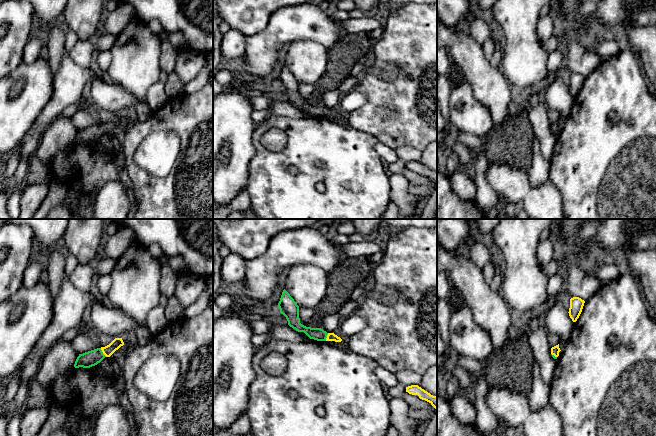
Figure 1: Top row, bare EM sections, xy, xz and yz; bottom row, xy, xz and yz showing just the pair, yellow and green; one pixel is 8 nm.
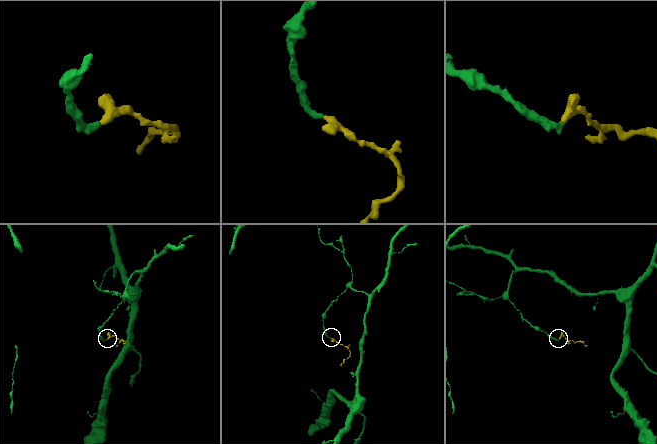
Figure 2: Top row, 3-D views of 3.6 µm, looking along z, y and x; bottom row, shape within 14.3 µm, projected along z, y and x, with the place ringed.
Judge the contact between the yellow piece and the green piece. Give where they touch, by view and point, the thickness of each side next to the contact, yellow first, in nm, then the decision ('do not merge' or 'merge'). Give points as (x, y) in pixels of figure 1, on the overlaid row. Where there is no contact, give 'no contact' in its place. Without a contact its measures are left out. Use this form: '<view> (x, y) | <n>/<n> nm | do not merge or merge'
xy (102, 351) | 90/130 nm | merge

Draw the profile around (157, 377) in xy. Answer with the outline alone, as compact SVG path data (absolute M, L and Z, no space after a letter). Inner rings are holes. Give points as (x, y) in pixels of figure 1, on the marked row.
M155 355L138 369L133 384L153 400L165 401L172 394L180 374L181 365L174 355Z

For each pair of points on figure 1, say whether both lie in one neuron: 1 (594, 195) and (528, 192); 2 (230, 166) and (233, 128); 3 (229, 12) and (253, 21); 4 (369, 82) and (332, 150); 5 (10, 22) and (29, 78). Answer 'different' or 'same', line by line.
1: different
2: same
3: same
4: different
5: different

